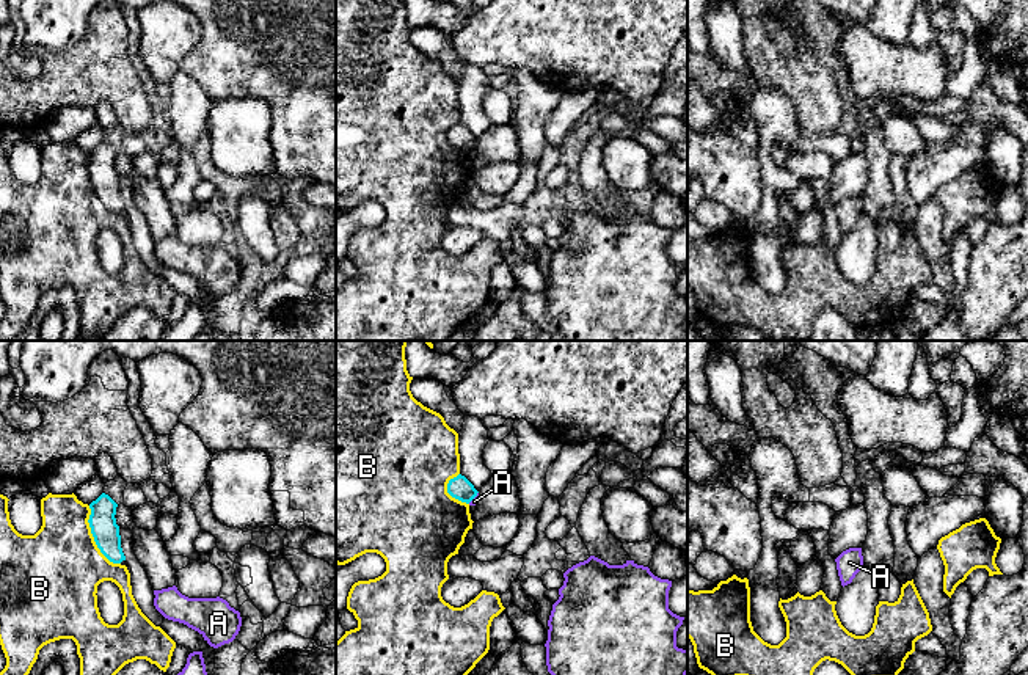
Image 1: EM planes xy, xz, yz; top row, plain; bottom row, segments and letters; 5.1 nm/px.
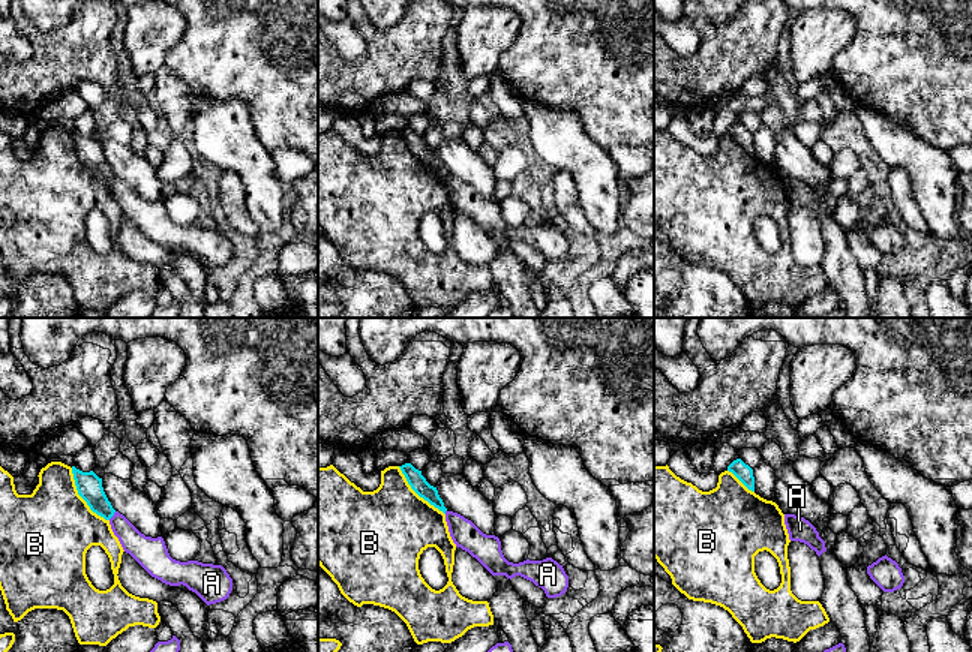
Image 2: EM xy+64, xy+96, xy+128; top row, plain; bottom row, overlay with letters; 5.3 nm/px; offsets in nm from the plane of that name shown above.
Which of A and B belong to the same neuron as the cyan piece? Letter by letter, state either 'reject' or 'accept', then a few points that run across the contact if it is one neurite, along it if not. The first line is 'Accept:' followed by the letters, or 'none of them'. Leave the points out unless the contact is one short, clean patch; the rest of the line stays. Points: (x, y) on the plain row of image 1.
Accept: none of them
A: reject; line xz (477, 140), (468, 151)
B: reject

